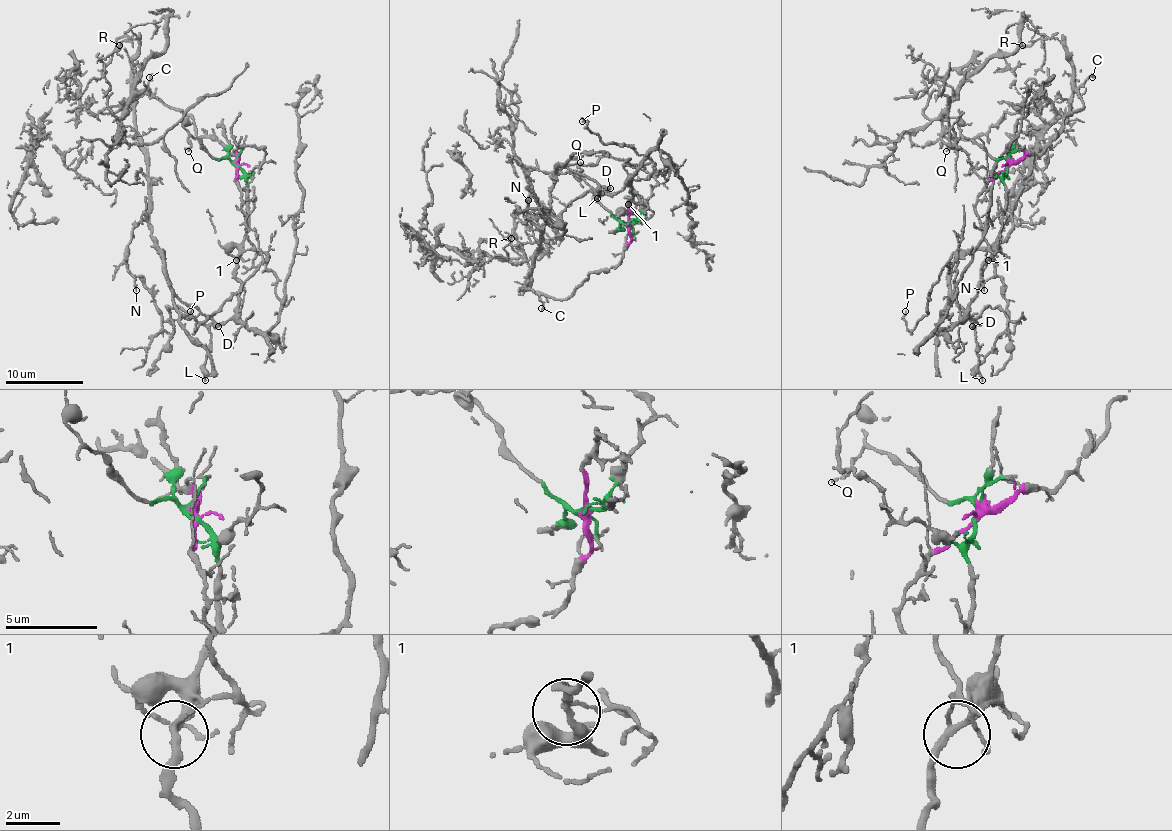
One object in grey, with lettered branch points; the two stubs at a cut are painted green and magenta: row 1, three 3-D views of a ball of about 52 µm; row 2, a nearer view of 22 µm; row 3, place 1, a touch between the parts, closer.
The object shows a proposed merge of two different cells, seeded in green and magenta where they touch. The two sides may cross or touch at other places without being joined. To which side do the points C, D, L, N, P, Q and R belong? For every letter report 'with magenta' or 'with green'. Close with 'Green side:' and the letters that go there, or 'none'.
C: with magenta
D: with magenta
L: with green
N: with magenta
P: with green
Q: with green
R: with magenta
Green side: L, P, Q

